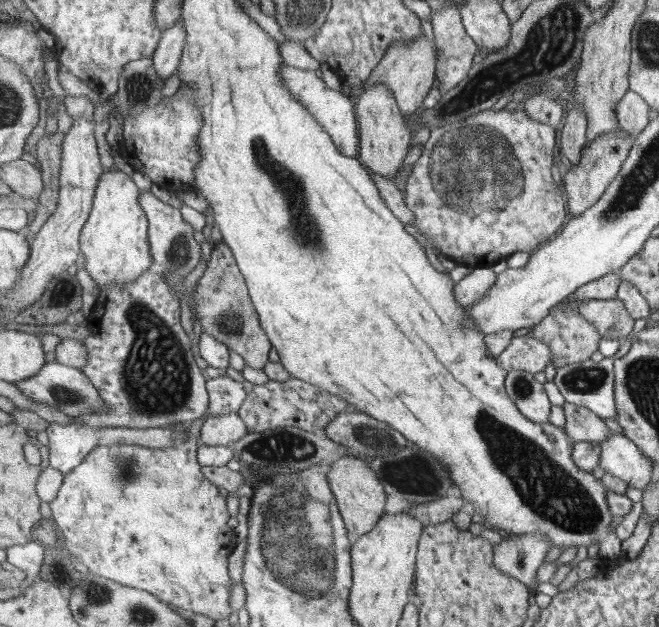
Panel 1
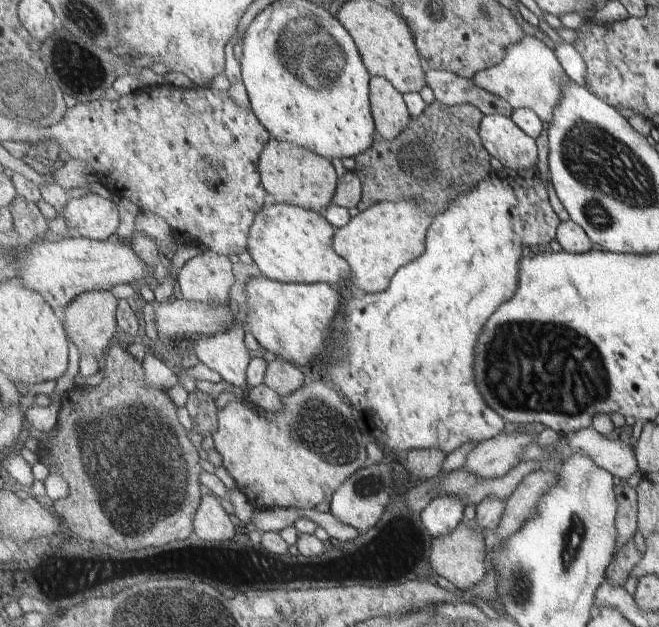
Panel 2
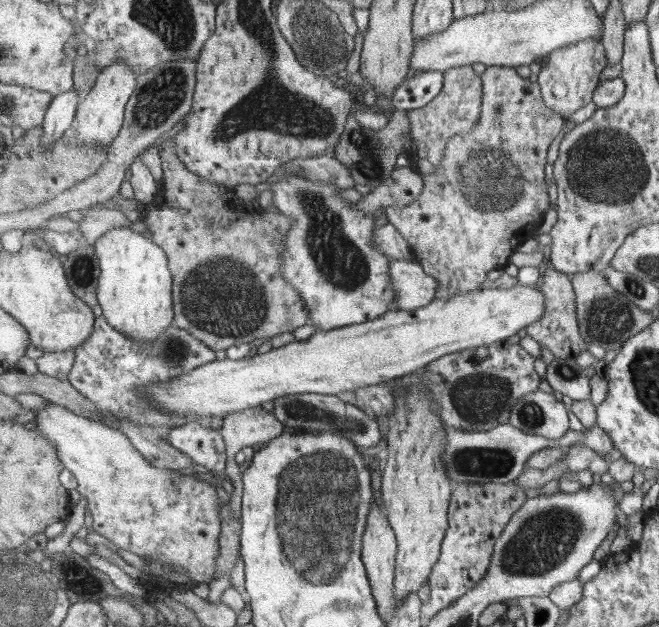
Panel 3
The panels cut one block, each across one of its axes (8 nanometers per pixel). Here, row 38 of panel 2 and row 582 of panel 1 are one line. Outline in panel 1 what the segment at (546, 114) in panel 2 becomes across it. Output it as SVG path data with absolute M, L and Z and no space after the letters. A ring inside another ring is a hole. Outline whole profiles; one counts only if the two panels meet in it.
M508 534L494 546L495 567L535 590L540 584L537 572L544 565L549 550L551 542L543 534L525 534L521 538Z

